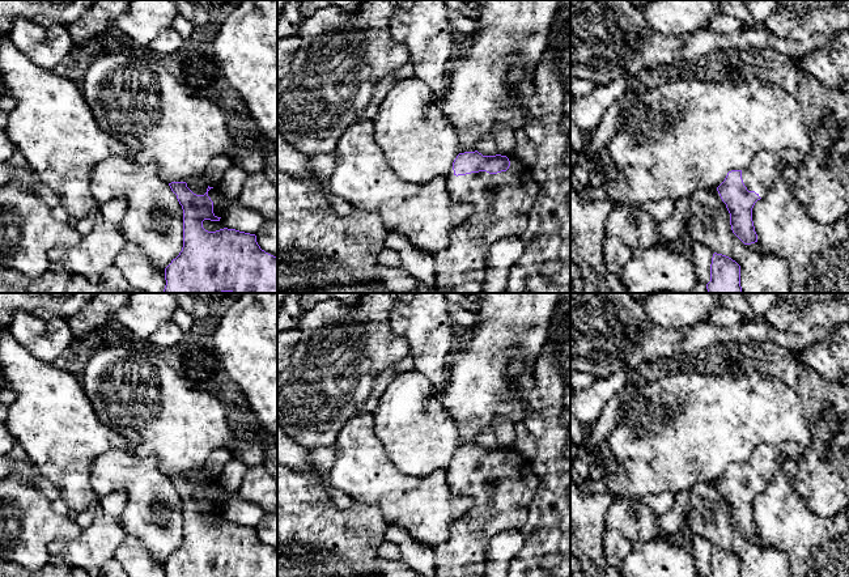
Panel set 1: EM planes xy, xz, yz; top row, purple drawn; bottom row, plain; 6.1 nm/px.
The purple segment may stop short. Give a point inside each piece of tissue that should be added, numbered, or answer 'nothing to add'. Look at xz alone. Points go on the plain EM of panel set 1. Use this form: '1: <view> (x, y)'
1: xz (502, 495)

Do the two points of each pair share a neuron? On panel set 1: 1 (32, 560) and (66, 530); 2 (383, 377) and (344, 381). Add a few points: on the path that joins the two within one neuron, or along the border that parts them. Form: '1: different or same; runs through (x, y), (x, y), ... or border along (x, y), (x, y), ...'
1: same; runs through (34, 550), (55, 530)
2: different; border along (395, 364), (376, 377), (373, 390), (363, 406)

